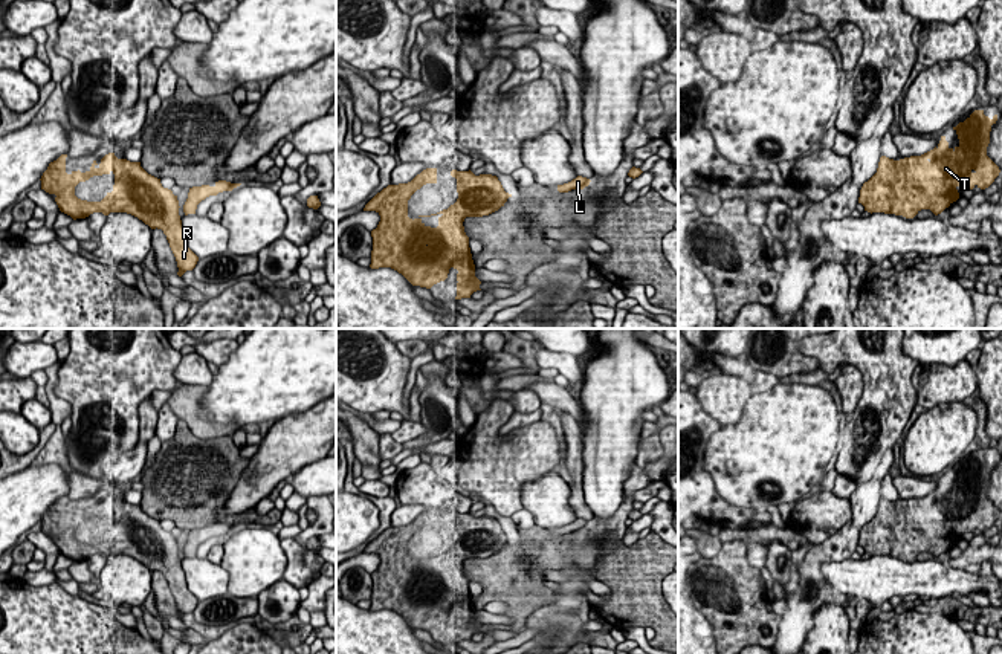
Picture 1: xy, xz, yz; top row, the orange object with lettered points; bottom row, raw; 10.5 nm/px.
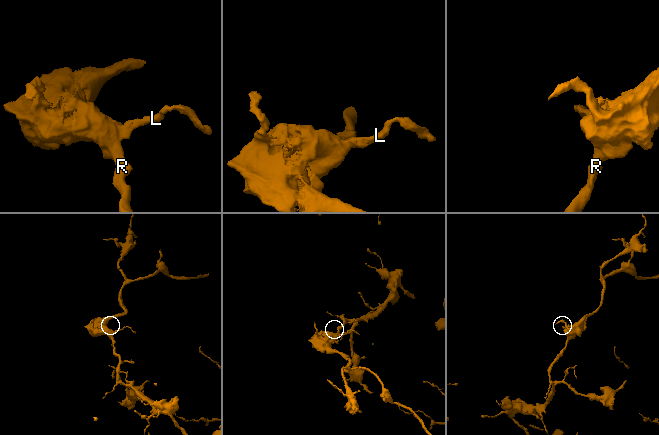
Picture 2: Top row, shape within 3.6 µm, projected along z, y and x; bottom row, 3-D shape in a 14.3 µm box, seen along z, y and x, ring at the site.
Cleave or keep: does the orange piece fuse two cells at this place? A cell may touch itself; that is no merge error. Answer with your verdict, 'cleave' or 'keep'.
keep

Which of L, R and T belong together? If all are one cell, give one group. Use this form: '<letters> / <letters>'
L R T

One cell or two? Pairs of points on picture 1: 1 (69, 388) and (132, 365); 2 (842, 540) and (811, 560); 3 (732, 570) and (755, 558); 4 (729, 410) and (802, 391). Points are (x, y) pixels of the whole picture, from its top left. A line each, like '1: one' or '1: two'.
1: one
2: one
3: two
4: two

